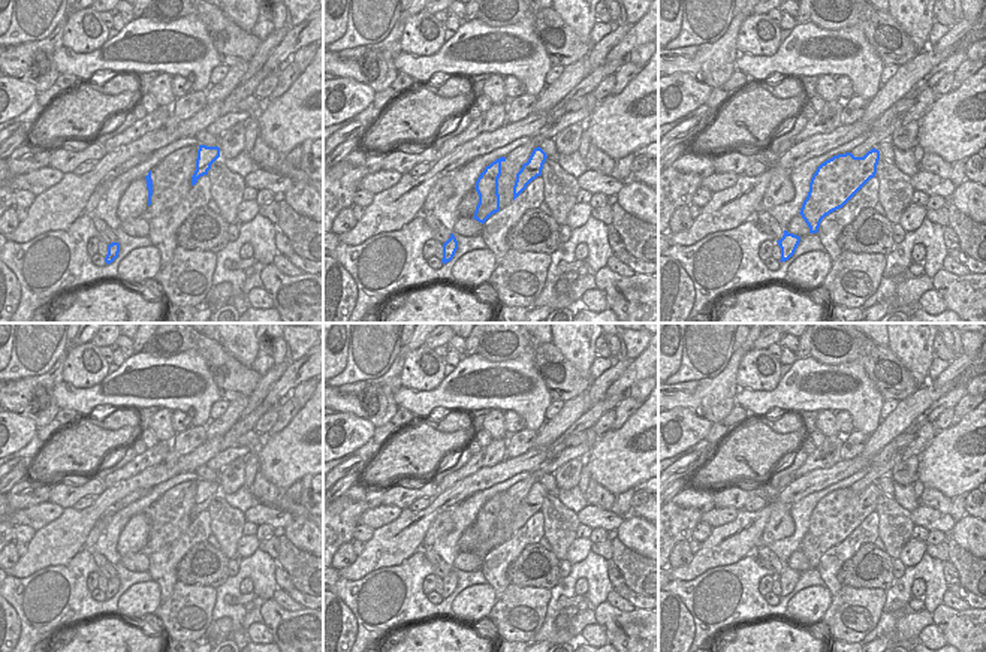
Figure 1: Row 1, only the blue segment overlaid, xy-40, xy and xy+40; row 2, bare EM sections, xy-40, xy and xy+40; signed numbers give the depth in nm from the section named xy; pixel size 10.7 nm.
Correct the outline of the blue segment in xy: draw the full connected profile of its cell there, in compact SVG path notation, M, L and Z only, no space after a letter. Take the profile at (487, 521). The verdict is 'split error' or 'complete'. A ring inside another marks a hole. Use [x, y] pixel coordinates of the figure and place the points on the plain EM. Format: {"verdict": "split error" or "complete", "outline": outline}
{"verdict": "complete", "outline": "M506 492L492 496L476 516L479 538L474 546L474 555L485 558L492 549L500 546L498 513L501 510L501 498Z"}

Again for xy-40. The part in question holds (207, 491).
{"verdict": "complete", "outline": "M199 480L197 493L196 493L196 505L192 511L192 520L195 520L200 511L208 510L211 499L218 492L220 492L220 483L218 482Z"}

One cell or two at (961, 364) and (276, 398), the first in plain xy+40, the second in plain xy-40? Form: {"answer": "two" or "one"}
{"answer": "two"}

